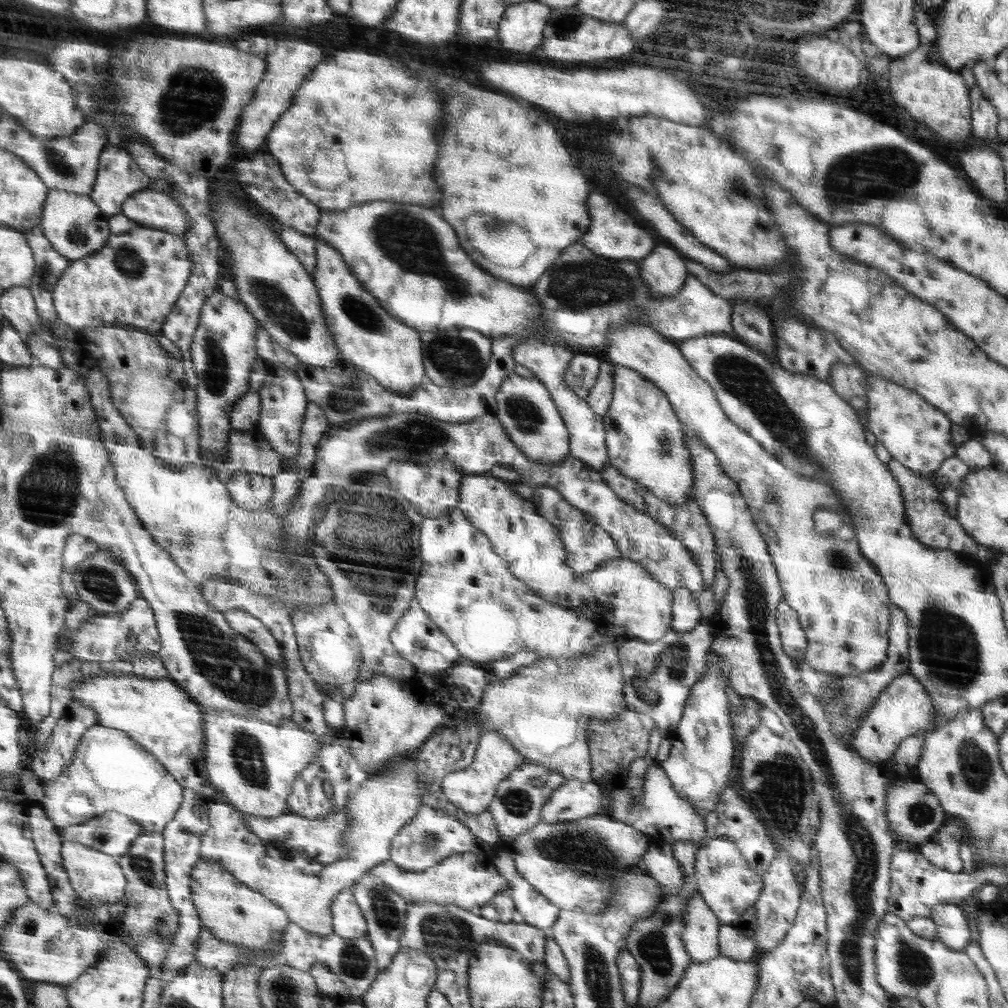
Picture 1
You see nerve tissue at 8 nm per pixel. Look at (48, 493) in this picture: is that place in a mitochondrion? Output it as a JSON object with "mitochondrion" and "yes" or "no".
{"mitochondrion":"yes"}

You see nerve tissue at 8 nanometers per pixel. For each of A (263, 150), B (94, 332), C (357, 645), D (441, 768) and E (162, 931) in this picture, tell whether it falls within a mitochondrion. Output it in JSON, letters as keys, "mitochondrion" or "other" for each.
{"A":"other","B":"other","C":"other","D":"other","E":"mitochondrion"}

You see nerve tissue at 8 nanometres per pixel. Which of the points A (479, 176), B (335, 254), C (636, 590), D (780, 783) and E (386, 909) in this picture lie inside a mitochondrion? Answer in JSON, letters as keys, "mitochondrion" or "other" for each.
{"A":"other","B":"other","C":"other","D":"mitochondrion","E":"mitochondrion"}

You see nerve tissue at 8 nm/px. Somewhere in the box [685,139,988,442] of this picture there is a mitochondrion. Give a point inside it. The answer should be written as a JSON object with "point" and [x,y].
{"point":[883,169]}

